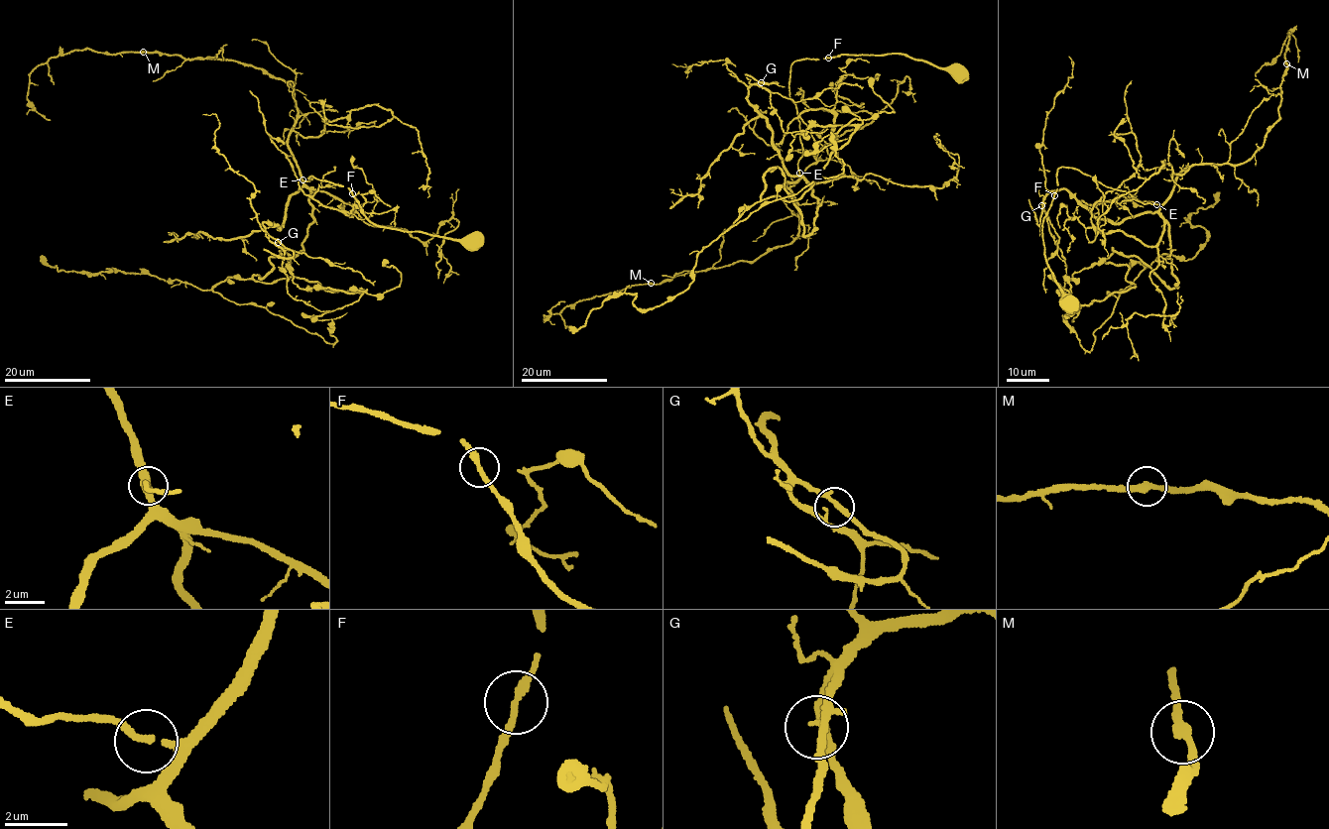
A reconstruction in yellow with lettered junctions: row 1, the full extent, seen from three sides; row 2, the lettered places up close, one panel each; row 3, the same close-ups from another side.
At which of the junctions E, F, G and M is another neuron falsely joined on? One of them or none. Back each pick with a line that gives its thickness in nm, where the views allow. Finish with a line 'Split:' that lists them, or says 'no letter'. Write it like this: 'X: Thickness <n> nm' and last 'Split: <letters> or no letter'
Split: no letter

